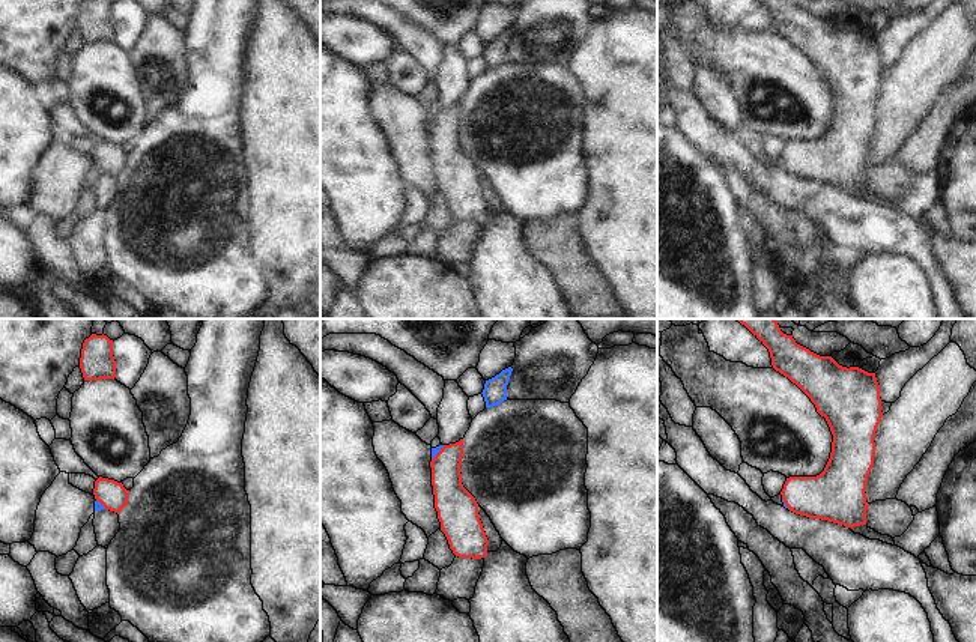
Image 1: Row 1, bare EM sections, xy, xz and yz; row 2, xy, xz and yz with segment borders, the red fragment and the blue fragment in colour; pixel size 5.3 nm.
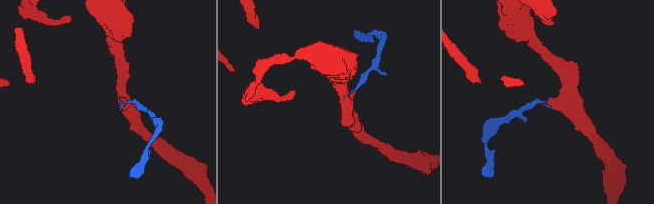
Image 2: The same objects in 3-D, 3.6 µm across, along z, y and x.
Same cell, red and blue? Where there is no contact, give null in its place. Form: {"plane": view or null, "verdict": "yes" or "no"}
{"plane": "xz", "verdict": "yes"}

